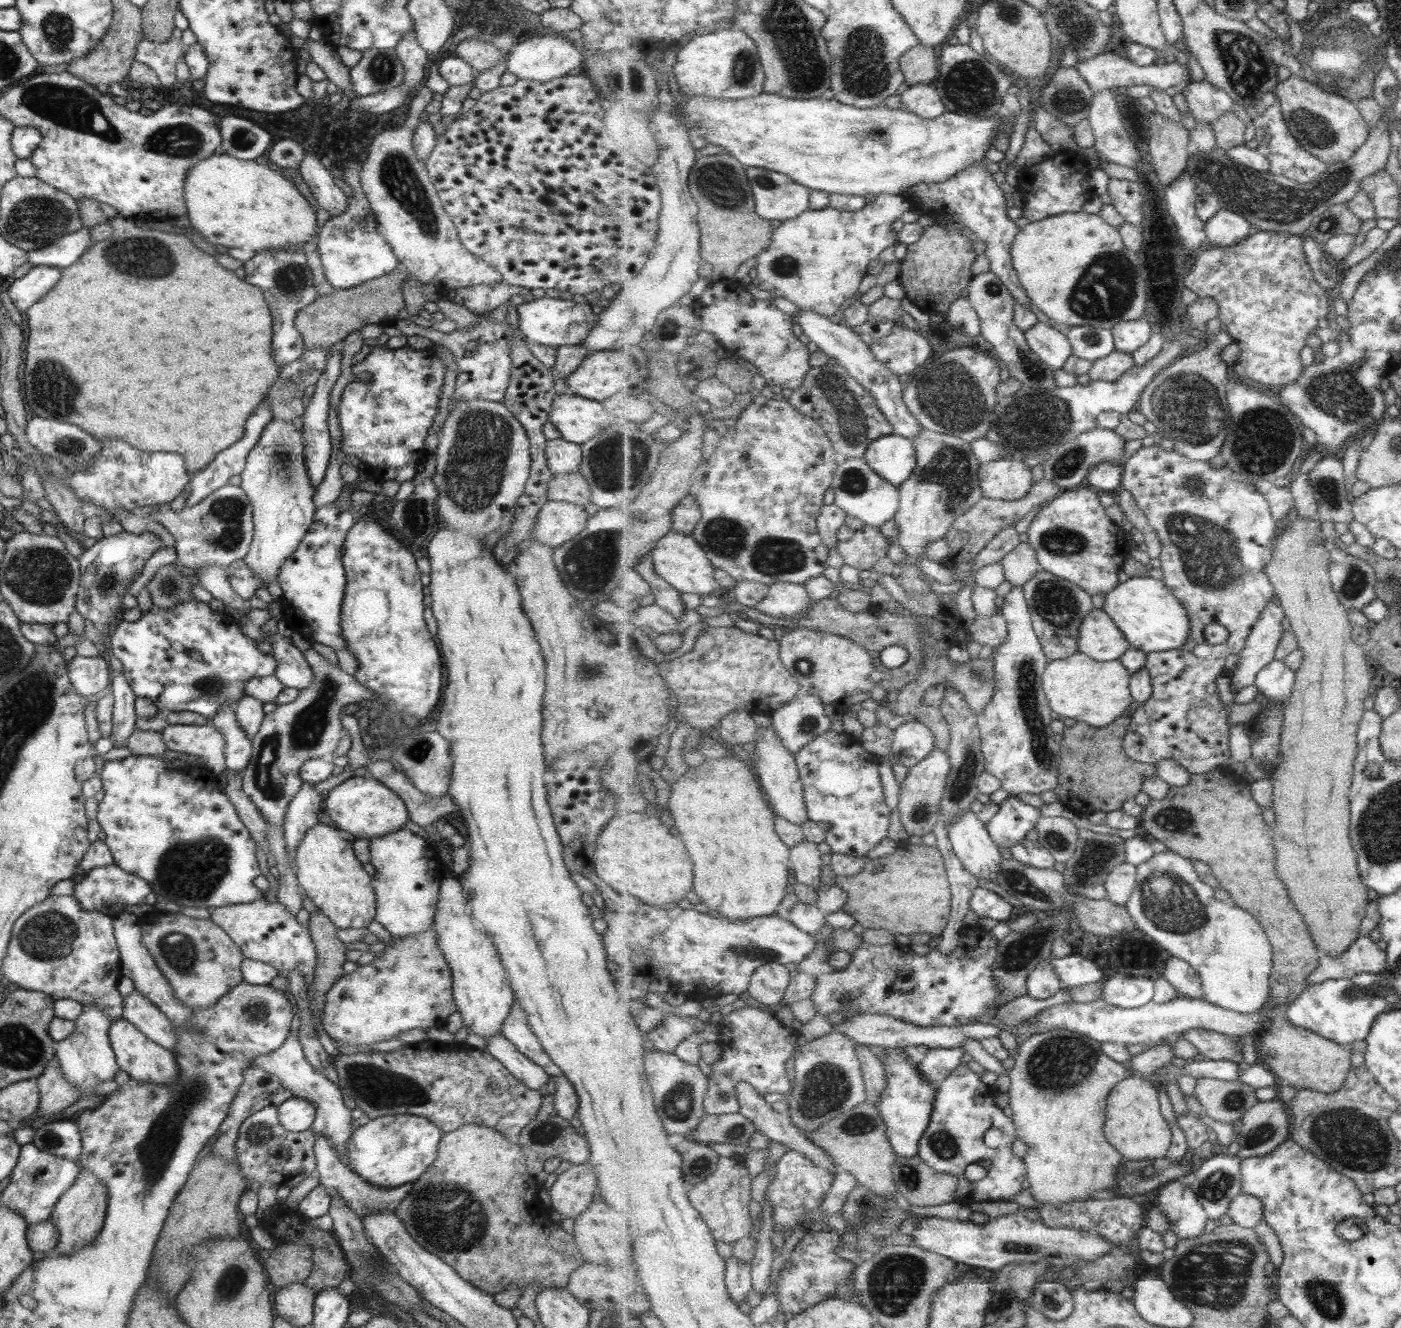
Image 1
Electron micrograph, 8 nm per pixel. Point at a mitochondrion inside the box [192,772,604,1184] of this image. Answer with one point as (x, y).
(383, 1089)

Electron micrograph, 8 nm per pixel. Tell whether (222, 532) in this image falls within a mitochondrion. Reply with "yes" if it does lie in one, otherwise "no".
yes

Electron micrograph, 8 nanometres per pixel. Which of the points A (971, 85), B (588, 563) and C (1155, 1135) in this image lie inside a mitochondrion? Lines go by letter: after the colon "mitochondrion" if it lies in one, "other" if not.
A: mitochondrion
B: mitochondrion
C: other

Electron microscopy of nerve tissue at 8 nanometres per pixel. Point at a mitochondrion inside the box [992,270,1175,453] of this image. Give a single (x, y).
(1030, 367)

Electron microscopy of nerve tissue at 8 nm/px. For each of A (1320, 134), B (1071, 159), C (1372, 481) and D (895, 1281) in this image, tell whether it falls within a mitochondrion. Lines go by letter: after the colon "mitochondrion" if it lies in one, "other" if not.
A: mitochondrion
B: other
C: other
D: mitochondrion

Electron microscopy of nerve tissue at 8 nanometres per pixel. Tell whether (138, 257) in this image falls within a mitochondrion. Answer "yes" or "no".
yes

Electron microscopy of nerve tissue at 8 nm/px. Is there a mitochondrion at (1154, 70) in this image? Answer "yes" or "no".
no

